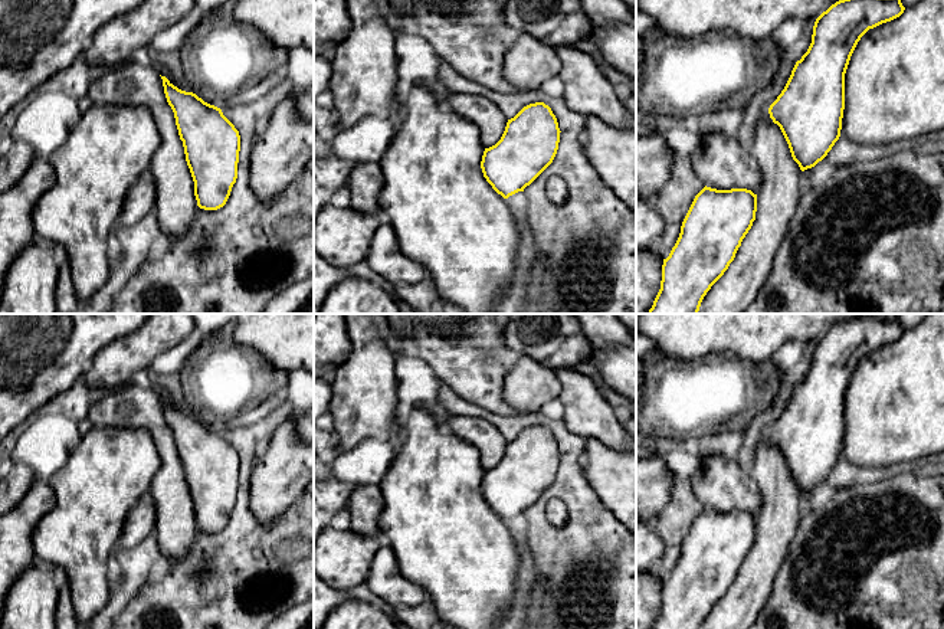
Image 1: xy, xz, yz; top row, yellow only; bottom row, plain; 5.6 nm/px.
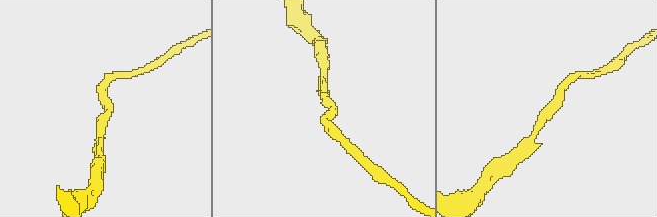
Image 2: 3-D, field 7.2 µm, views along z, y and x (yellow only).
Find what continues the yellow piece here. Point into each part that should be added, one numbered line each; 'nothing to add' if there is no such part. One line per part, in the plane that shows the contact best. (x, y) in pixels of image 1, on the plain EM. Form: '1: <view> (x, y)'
1: xy (130, 406)

